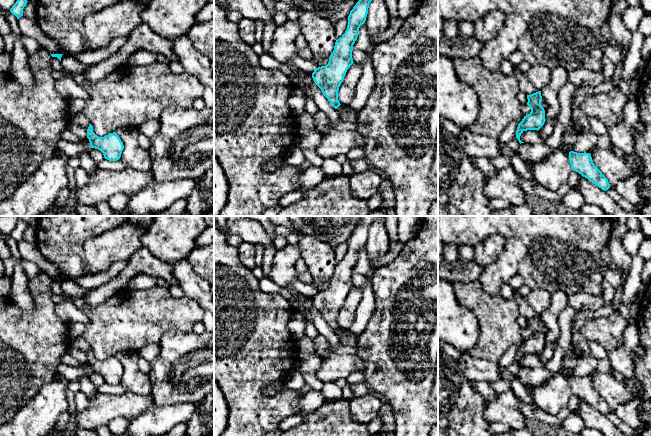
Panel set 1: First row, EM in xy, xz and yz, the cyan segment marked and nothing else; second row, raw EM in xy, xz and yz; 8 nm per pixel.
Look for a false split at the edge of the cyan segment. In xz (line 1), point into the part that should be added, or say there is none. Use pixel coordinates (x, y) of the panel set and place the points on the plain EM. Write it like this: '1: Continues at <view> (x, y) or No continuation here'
1: No continuation here

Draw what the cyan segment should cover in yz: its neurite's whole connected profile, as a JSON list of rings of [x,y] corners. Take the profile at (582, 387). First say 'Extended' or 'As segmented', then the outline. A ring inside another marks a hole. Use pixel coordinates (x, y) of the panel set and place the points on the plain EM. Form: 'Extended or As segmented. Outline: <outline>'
As segmented. Outline: [[[570,375],[569,385],[573,395],[578,396],[604,415],[610,412],[608,403],[595,390],[589,377],[577,377]]]

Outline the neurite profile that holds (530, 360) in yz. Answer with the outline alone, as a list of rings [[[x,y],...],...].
[[[537,354],[523,355],[520,360],[520,364],[528,368],[545,367],[546,362],[547,361],[541,360]]]

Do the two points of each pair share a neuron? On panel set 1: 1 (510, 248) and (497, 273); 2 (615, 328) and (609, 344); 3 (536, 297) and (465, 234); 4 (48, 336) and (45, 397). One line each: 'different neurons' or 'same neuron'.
1: same neuron
2: same neuron
3: different neurons
4: different neurons

